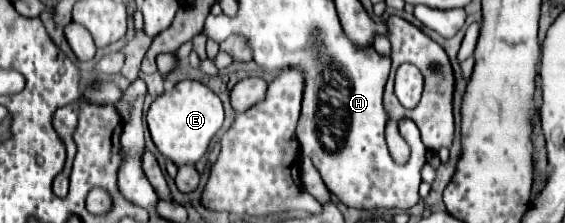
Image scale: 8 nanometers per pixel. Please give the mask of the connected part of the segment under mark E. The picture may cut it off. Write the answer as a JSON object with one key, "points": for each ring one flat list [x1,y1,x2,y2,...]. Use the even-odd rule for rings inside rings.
{"points":[[181,80,175,84,171,92,161,94,151,104,147,112,147,124,157,150,165,158,175,162,177,166,195,164,205,156,211,138,223,124,223,104,219,96,213,90,209,90,205,84,193,80]]}

